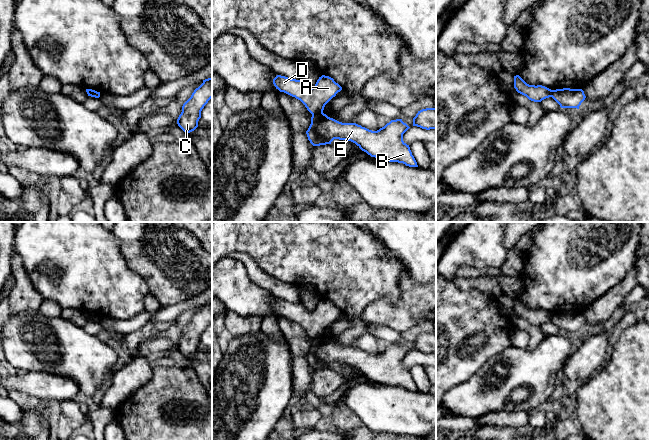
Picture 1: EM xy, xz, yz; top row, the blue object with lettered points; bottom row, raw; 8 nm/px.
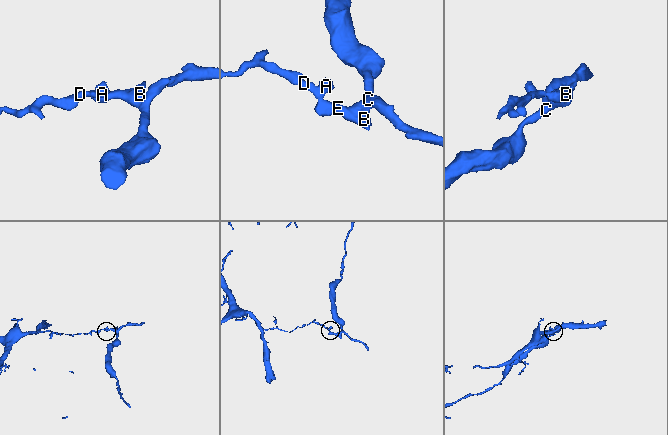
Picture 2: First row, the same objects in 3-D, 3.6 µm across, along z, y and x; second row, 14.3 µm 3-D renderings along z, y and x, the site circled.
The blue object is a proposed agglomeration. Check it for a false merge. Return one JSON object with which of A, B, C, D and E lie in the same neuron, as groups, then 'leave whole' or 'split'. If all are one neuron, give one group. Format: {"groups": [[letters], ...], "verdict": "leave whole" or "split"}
{"groups": [["A", "D"], ["B", "C", "E"]], "verdict": "split"}

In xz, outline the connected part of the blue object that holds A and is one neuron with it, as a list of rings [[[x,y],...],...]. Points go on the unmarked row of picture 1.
[[[277,299],[273,308],[284,316],[300,324],[313,339],[323,337],[325,329],[342,314],[342,311],[329,300],[322,299],[314,311],[307,311],[304,305]]]

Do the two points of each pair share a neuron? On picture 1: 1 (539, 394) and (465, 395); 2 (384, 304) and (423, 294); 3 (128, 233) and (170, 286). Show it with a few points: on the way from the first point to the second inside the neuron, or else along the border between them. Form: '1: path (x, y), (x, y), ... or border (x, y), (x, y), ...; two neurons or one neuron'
1: path (524, 381), (509, 381), (498, 391), (484, 394); one neuron
2: path (394, 308), (409, 308), (413, 304); one neuron
3: path (139, 246), (143, 256), (160, 273); one neuron

